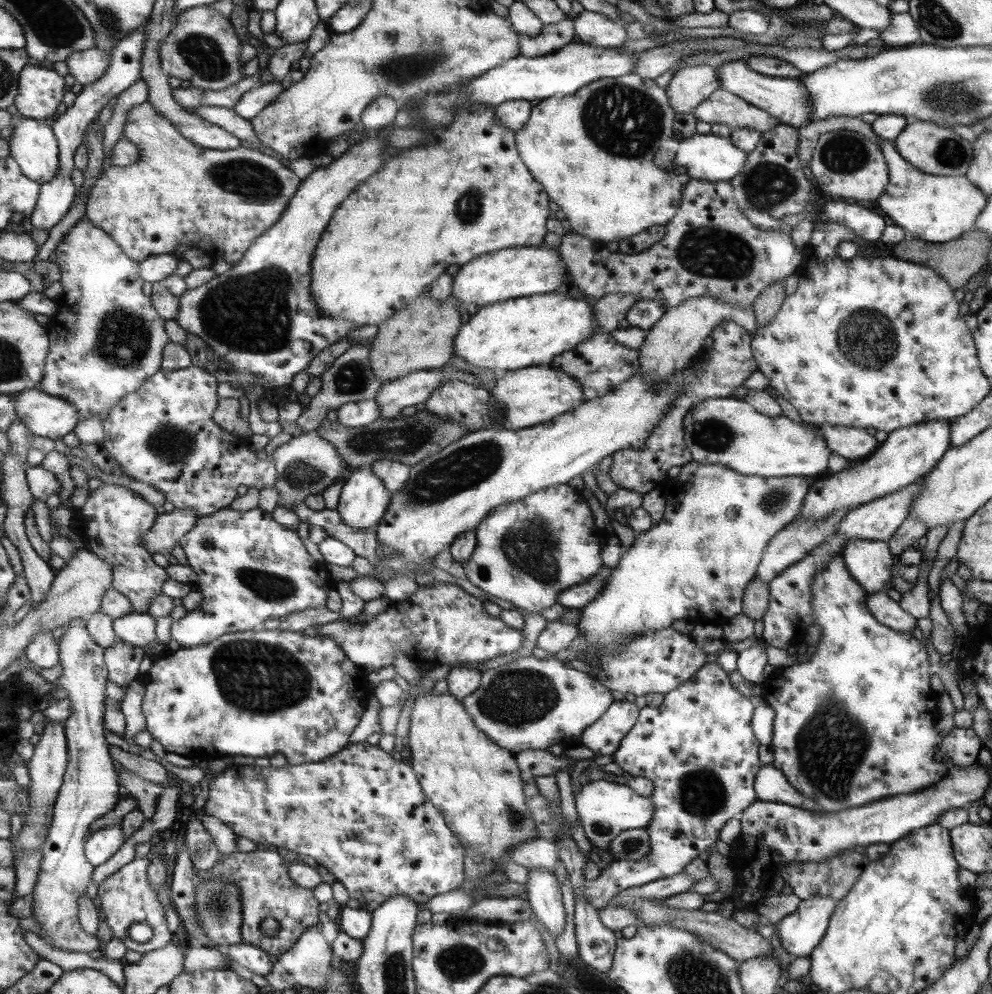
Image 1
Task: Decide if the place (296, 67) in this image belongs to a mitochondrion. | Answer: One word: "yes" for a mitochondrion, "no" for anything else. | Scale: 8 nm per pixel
no

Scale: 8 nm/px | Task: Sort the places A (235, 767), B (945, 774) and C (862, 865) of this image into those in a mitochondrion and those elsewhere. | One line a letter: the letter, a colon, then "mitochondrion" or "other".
A: other
B: other
C: other

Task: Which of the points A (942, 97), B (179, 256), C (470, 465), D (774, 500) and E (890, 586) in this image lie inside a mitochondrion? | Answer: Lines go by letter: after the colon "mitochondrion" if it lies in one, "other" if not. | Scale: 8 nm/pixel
A: mitochondrion
B: other
C: mitochondrion
D: mitochondrion
E: other

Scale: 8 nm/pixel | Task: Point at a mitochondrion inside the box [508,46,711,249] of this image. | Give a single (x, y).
(626, 121)

